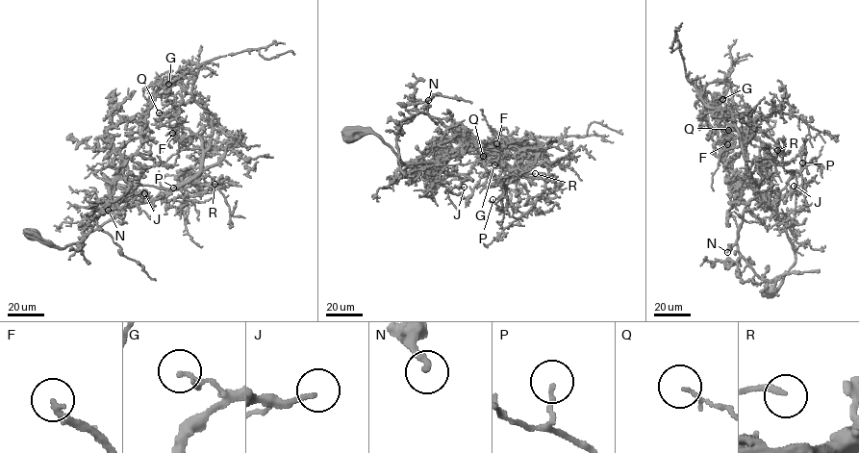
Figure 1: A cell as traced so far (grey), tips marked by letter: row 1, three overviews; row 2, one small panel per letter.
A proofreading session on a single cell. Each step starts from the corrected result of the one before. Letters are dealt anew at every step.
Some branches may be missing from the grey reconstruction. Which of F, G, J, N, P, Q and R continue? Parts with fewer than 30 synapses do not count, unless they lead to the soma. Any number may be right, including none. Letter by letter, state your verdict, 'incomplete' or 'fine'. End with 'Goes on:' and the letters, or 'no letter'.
F: incomplete
G: fine
J: incomplete
N: fine
P: fine
Q: fine
R: fine
Goes on: F, J

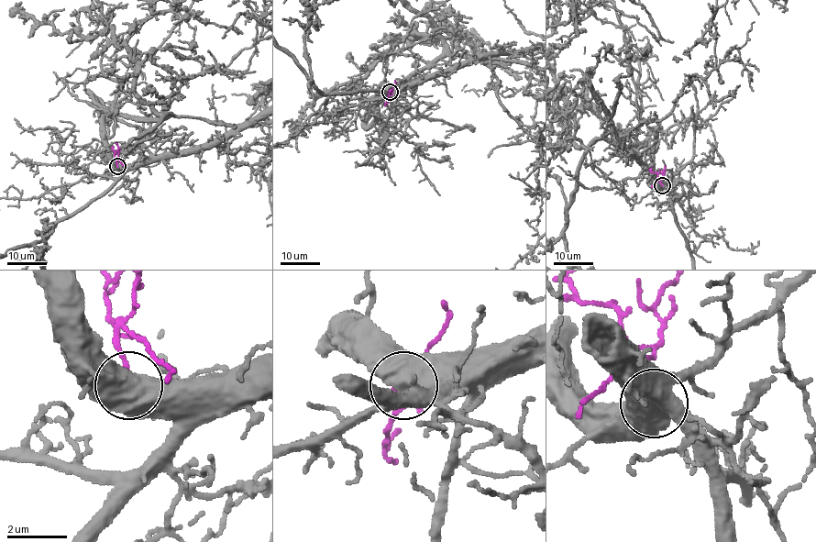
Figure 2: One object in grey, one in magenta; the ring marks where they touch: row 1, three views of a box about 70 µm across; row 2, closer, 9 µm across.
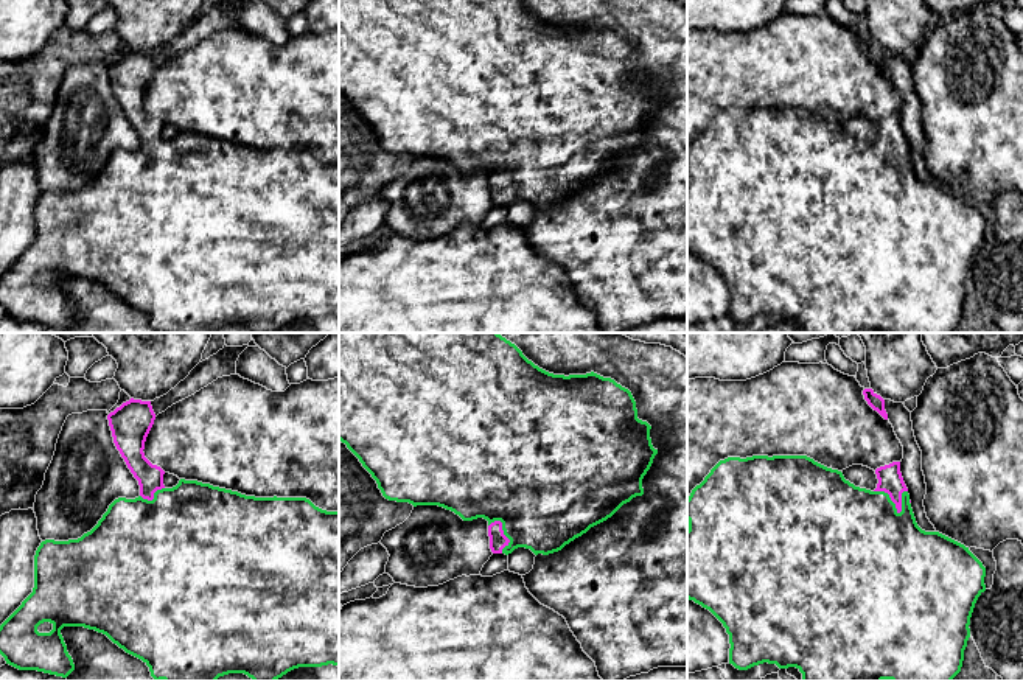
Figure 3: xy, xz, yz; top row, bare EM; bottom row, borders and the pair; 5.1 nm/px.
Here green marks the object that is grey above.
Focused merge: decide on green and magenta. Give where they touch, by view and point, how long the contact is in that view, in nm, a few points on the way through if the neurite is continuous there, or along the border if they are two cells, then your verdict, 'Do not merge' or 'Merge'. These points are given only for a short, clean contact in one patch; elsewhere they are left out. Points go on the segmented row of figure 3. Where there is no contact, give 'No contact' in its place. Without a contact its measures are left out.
Touches green at yz (890, 498). Shared border 190 nm. Path across: yz (857, 534), (890, 498), (890, 478). Merge

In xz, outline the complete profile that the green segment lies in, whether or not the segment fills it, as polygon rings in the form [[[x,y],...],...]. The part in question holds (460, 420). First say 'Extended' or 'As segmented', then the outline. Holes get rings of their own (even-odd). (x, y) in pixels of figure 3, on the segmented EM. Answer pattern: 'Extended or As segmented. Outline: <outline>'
Extended. Outline: [[[339,333],[339,440],[359,459],[389,501],[417,505],[438,505],[463,521],[488,521],[493,554],[512,554],[518,547],[535,555],[549,555],[611,518],[623,504],[644,494],[642,479],[658,449],[650,438],[651,426],[637,418],[631,392],[611,378],[594,372],[586,375],[553,375],[532,361],[499,333]]]

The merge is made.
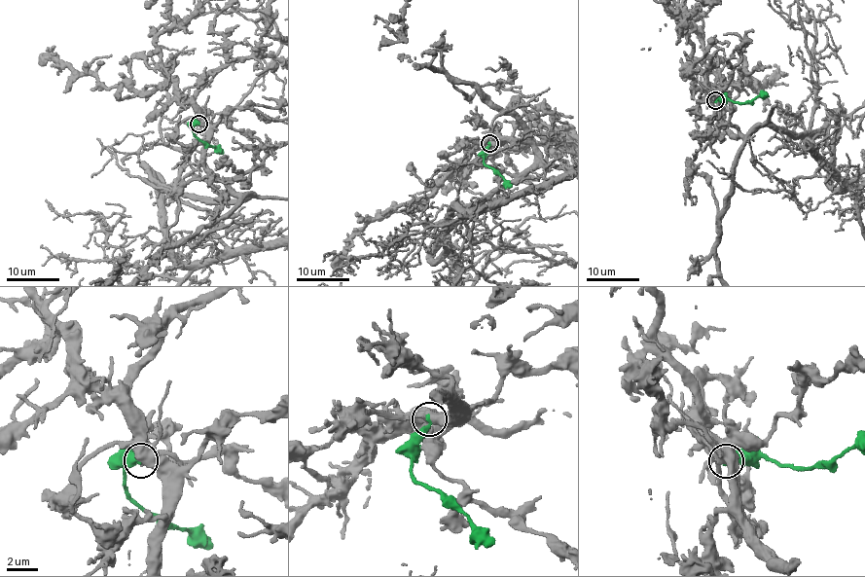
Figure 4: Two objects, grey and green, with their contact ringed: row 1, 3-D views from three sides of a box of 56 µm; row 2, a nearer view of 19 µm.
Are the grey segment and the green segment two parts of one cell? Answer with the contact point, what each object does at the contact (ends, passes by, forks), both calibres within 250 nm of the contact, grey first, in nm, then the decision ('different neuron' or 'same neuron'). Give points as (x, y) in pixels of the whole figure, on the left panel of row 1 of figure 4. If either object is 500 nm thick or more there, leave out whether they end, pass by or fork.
place (198, 124); calibres 750 and 300 nm; different neuron

